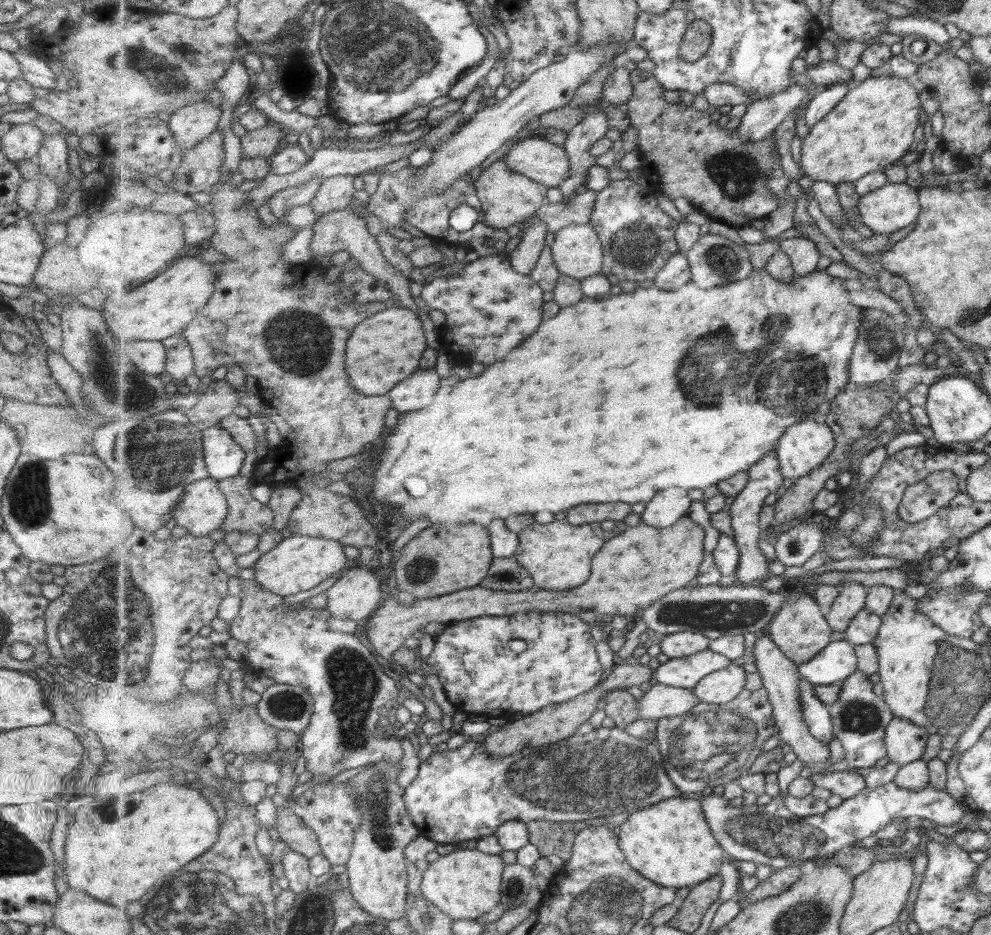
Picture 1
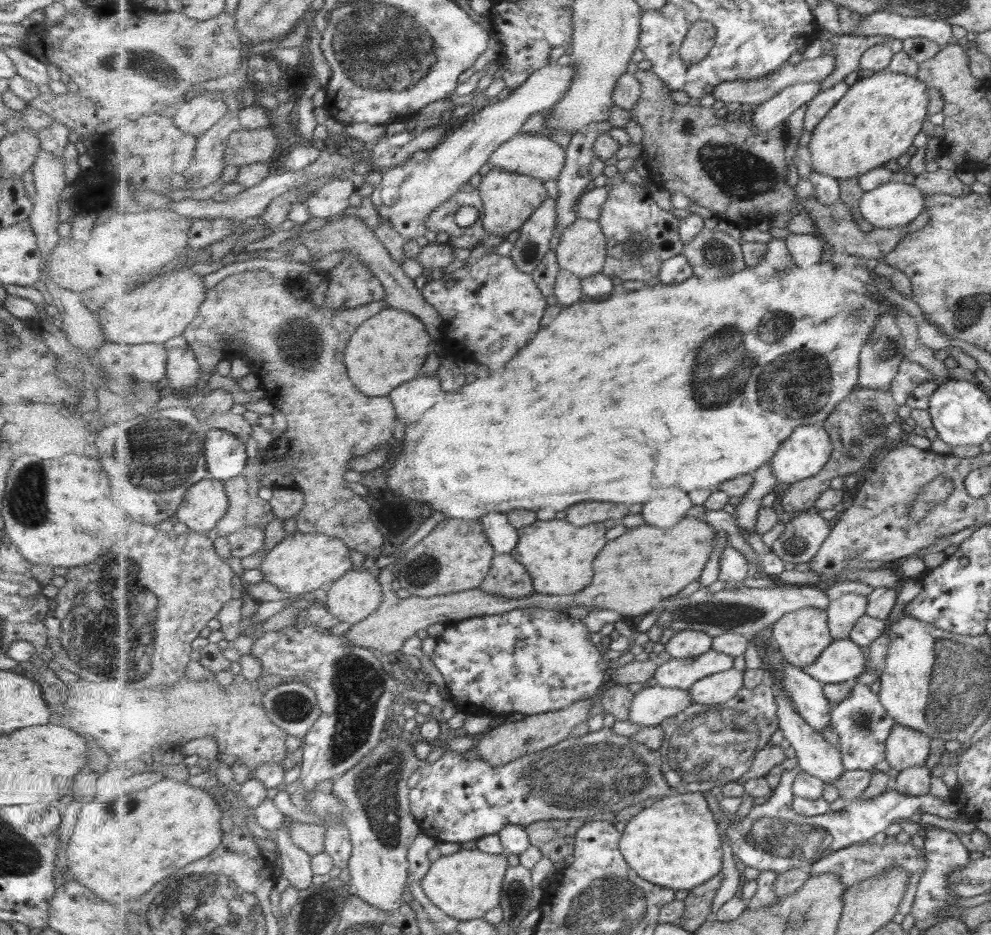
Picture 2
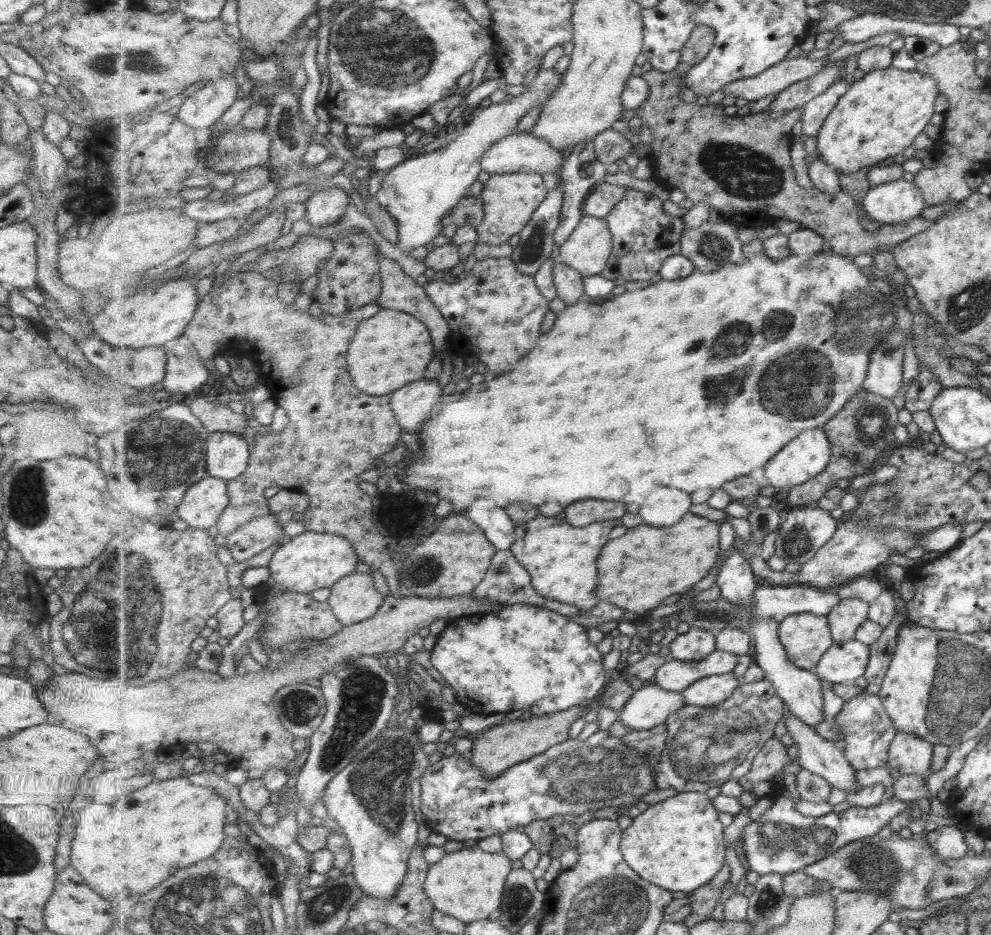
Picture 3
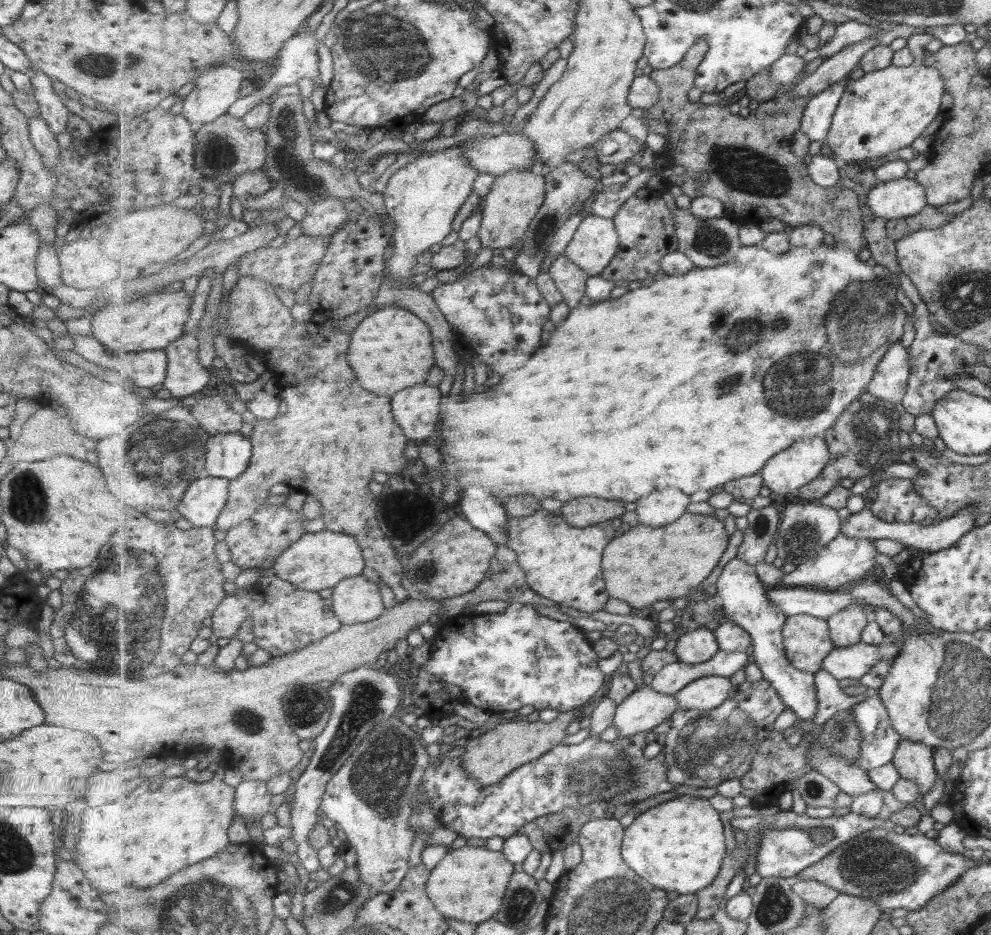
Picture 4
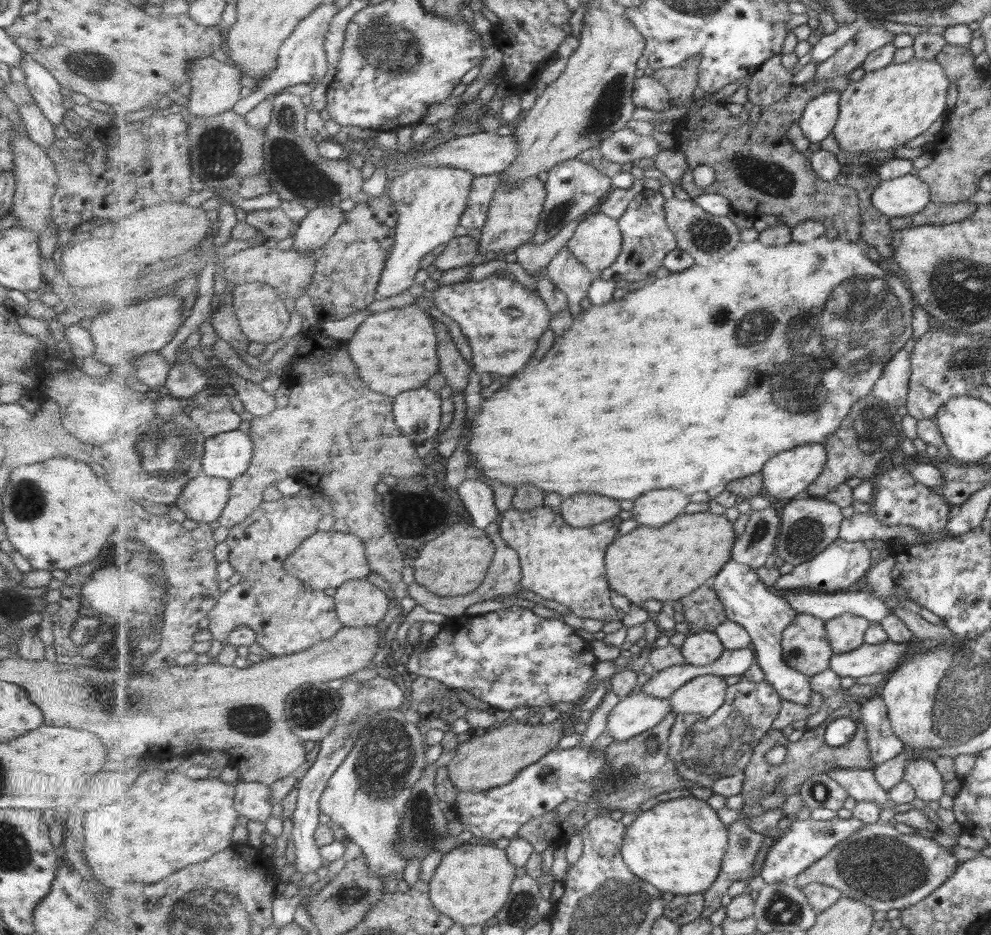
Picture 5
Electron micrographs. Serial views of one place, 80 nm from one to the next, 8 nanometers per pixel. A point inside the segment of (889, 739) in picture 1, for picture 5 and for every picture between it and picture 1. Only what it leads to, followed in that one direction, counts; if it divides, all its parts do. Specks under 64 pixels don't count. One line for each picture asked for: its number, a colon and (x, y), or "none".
2: (906, 747)
3: (909, 754)
4: (913, 760)
5: (920, 774)

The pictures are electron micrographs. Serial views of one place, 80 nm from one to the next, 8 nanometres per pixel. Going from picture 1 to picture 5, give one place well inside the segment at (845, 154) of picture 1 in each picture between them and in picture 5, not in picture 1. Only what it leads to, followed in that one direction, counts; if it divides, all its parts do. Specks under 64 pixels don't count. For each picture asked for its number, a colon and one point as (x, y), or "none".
2: (877, 120)
3: (881, 114)
4: (885, 110)
5: (886, 108)

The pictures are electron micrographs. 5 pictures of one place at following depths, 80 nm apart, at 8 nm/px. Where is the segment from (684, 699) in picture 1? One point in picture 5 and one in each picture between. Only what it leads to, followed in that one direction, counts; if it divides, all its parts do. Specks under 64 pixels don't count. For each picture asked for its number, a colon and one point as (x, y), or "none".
2: (652, 705)
3: (651, 706)
4: (647, 708)
5: (639, 712)

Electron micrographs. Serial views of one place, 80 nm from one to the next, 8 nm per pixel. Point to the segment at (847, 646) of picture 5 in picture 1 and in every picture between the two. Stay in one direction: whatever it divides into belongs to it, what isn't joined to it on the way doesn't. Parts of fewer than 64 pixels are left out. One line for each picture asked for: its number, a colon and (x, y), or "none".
1: (852, 598)
2: (843, 614)
3: (844, 619)
4: (846, 626)

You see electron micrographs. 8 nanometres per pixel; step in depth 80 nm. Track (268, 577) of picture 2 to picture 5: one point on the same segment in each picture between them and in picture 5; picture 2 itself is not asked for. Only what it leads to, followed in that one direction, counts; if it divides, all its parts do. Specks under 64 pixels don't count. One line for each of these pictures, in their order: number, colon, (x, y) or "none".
3: (311, 560)
4: (318, 560)
5: (327, 559)

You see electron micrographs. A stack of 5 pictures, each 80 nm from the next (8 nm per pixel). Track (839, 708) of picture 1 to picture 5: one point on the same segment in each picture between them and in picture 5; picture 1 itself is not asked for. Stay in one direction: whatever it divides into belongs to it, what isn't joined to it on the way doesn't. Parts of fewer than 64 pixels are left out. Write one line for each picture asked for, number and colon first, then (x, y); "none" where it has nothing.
2: (862, 723)
3: (869, 730)
4: (880, 741)
5: (885, 745)

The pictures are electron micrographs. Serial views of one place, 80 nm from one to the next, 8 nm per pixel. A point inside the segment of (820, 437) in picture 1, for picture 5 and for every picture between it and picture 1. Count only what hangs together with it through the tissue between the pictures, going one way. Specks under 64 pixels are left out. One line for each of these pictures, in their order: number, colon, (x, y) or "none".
2: (805, 453)
3: (808, 455)
4: (785, 473)
5: (789, 473)

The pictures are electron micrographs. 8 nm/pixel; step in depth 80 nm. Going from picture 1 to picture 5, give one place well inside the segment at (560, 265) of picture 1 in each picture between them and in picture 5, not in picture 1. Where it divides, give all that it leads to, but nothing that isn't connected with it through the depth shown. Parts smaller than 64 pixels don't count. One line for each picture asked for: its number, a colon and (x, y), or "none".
2: (582, 248)
3: (588, 249)
4: (596, 242)
5: (598, 242)

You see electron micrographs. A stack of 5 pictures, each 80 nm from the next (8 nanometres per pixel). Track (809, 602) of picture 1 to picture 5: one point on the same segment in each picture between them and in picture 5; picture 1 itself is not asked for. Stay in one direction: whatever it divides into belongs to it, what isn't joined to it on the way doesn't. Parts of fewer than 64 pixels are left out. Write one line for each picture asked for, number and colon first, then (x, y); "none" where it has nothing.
2: (802, 635)
3: (806, 636)
4: (807, 638)
5: (806, 646)

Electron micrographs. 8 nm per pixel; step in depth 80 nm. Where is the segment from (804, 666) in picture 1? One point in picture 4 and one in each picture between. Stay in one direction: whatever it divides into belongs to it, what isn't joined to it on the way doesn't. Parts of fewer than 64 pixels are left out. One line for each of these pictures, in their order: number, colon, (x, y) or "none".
2: (843, 660)
3: (843, 662)
4: (854, 661)

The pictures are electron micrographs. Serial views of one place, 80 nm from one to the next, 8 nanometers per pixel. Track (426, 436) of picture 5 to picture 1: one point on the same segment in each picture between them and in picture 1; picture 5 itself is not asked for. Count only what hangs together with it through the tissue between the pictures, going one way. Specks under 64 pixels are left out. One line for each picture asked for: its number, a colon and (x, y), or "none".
1: (417, 392)
2: (413, 399)
3: (413, 404)
4: (417, 410)

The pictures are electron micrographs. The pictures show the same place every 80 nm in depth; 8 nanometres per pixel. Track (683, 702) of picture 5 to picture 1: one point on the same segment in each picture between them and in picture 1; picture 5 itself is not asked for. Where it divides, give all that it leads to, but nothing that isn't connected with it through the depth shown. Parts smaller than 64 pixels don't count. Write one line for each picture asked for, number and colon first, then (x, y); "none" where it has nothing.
1: (721, 687)
2: (719, 688)
3: (709, 691)
4: (707, 693)

